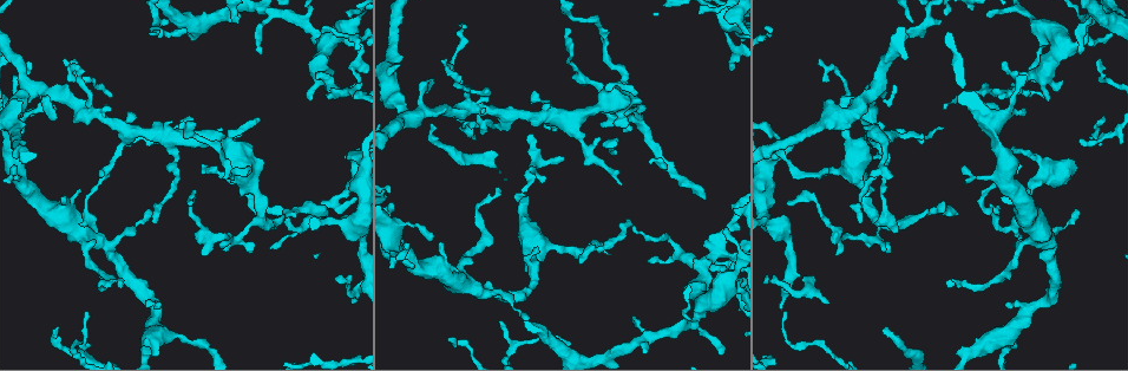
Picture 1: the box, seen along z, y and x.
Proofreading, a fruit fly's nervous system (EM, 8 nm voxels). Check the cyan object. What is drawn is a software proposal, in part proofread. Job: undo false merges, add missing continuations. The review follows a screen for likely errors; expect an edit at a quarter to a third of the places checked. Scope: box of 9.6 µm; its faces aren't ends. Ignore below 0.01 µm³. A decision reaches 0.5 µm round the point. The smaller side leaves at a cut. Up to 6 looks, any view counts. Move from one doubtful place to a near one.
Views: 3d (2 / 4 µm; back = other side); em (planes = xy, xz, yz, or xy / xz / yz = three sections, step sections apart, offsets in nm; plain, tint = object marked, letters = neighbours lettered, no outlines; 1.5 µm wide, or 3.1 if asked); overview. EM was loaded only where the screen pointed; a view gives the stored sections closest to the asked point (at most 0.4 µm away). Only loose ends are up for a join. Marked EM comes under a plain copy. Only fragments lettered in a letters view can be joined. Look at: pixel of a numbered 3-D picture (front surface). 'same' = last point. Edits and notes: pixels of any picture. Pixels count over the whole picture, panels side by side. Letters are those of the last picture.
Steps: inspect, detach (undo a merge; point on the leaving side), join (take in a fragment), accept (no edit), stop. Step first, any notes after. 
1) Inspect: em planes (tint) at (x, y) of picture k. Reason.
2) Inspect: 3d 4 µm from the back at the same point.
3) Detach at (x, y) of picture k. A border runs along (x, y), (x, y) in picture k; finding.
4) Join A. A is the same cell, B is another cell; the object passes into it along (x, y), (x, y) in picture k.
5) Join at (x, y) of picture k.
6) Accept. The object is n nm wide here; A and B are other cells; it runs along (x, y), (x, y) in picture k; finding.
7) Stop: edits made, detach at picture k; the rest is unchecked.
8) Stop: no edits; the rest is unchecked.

Inspect: em xz step 4 (letters) at (649, 260) of picture 1. Tapers out.

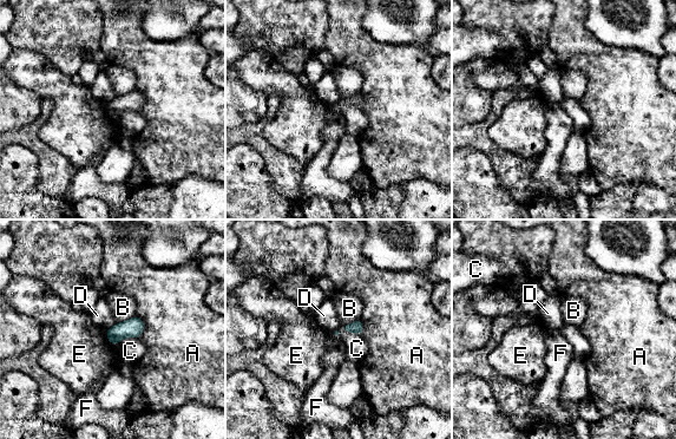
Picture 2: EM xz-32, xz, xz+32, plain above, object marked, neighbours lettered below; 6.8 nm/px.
Inspect: em planes (letters) at the same point. Another direction.

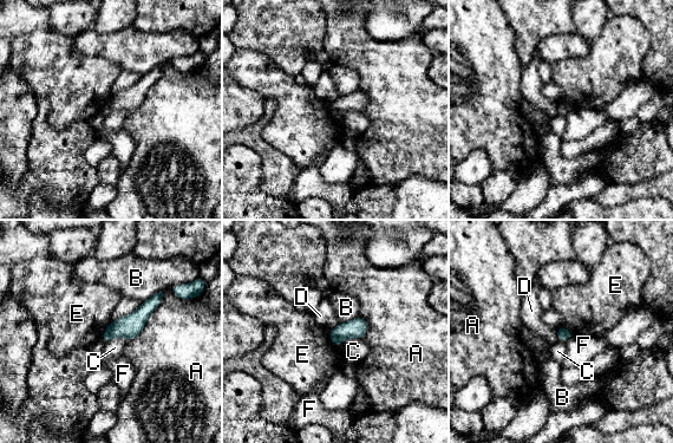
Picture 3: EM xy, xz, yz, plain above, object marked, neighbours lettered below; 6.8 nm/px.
Accept. The object is 90 nm wide here; A, B, C, D, E and F are other cells; a border runs along (111, 321), (100, 338) in picture 3; none of them fits.

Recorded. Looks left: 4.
Inspect: 3d 4 µm at (972, 285) of picture 1. Abrupt turn.

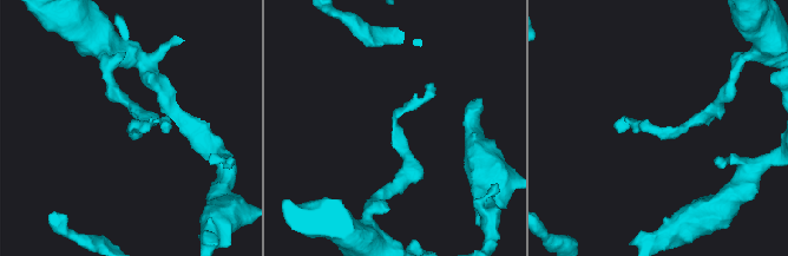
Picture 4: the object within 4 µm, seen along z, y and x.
Inspect: em planes (letters) at (393, 127) of picture 4.

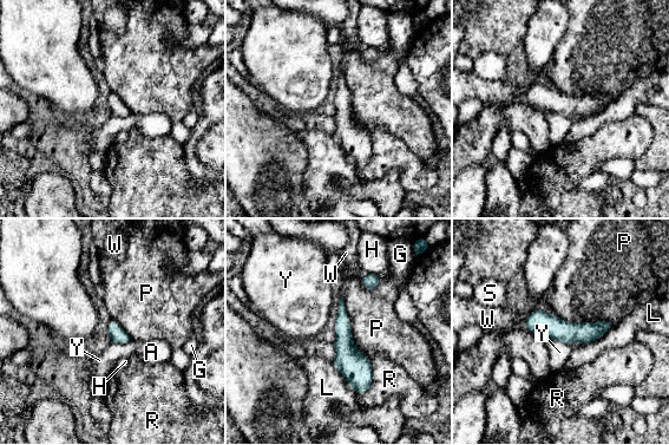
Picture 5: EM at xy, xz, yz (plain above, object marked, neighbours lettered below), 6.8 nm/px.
Accept. A, G, H, L, P, R, S, W and Y are other cells; all the same neuron.

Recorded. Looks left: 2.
Stop: no edits; the rest is unchecked.

